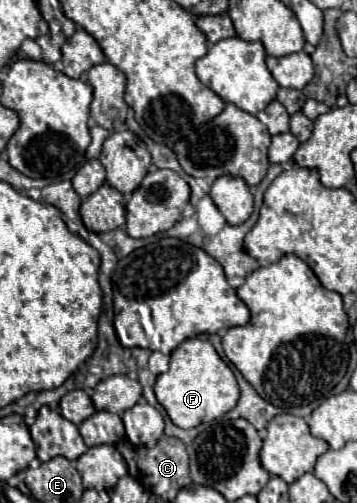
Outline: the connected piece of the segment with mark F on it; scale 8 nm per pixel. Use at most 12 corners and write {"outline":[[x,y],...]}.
{"outline":[[204,338],[172,352],[154,392],[178,428],[212,422],[240,396]]}

